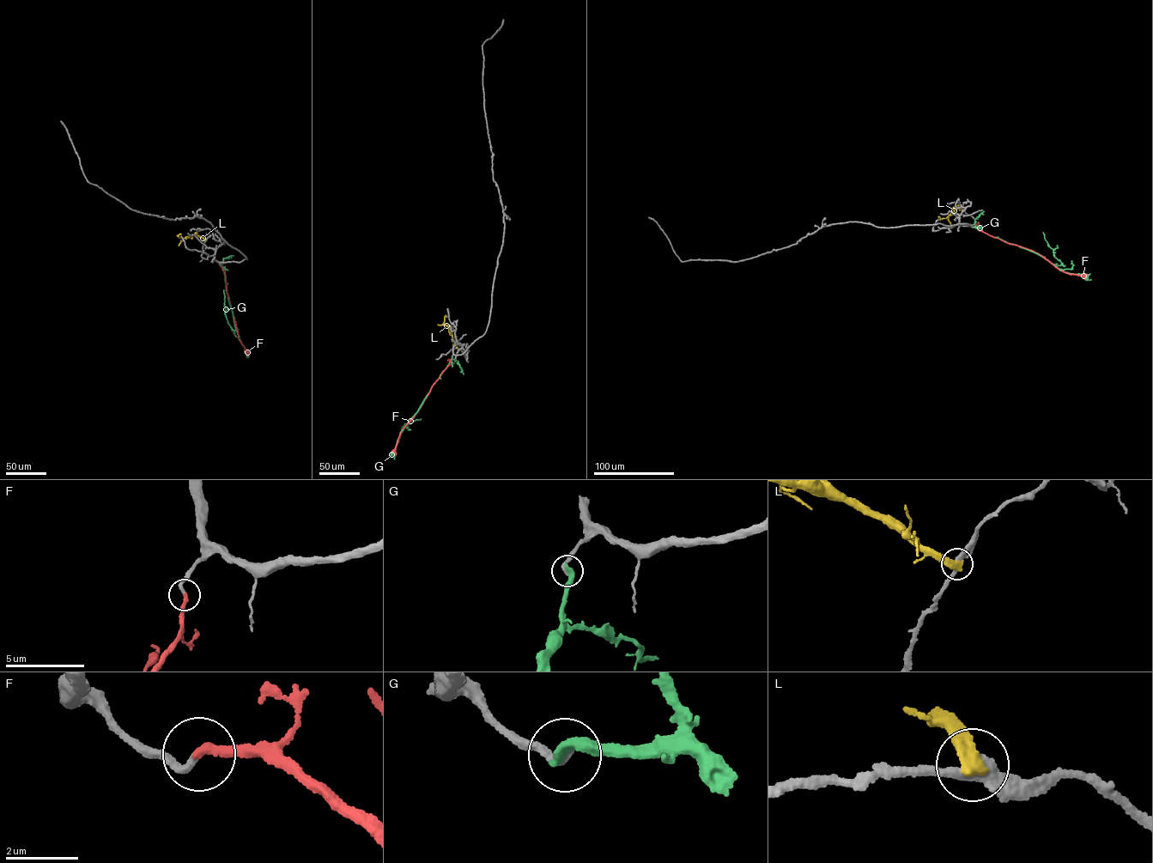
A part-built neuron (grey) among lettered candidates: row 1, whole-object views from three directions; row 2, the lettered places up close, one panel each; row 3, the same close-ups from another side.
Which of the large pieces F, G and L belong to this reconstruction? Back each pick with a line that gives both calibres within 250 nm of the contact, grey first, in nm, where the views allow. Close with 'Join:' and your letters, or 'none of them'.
F: calibres 200 and 280 nm
Join: F

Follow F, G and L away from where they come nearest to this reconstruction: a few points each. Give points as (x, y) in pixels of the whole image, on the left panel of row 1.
F: (220, 264), (225, 272), (227, 291), (239, 337), (249, 351)
G: (220, 264), (225, 276), (234, 331), (225, 313), (223, 290)
L: (206, 240), (192, 234), (185, 238), (177, 235), (181, 234)

